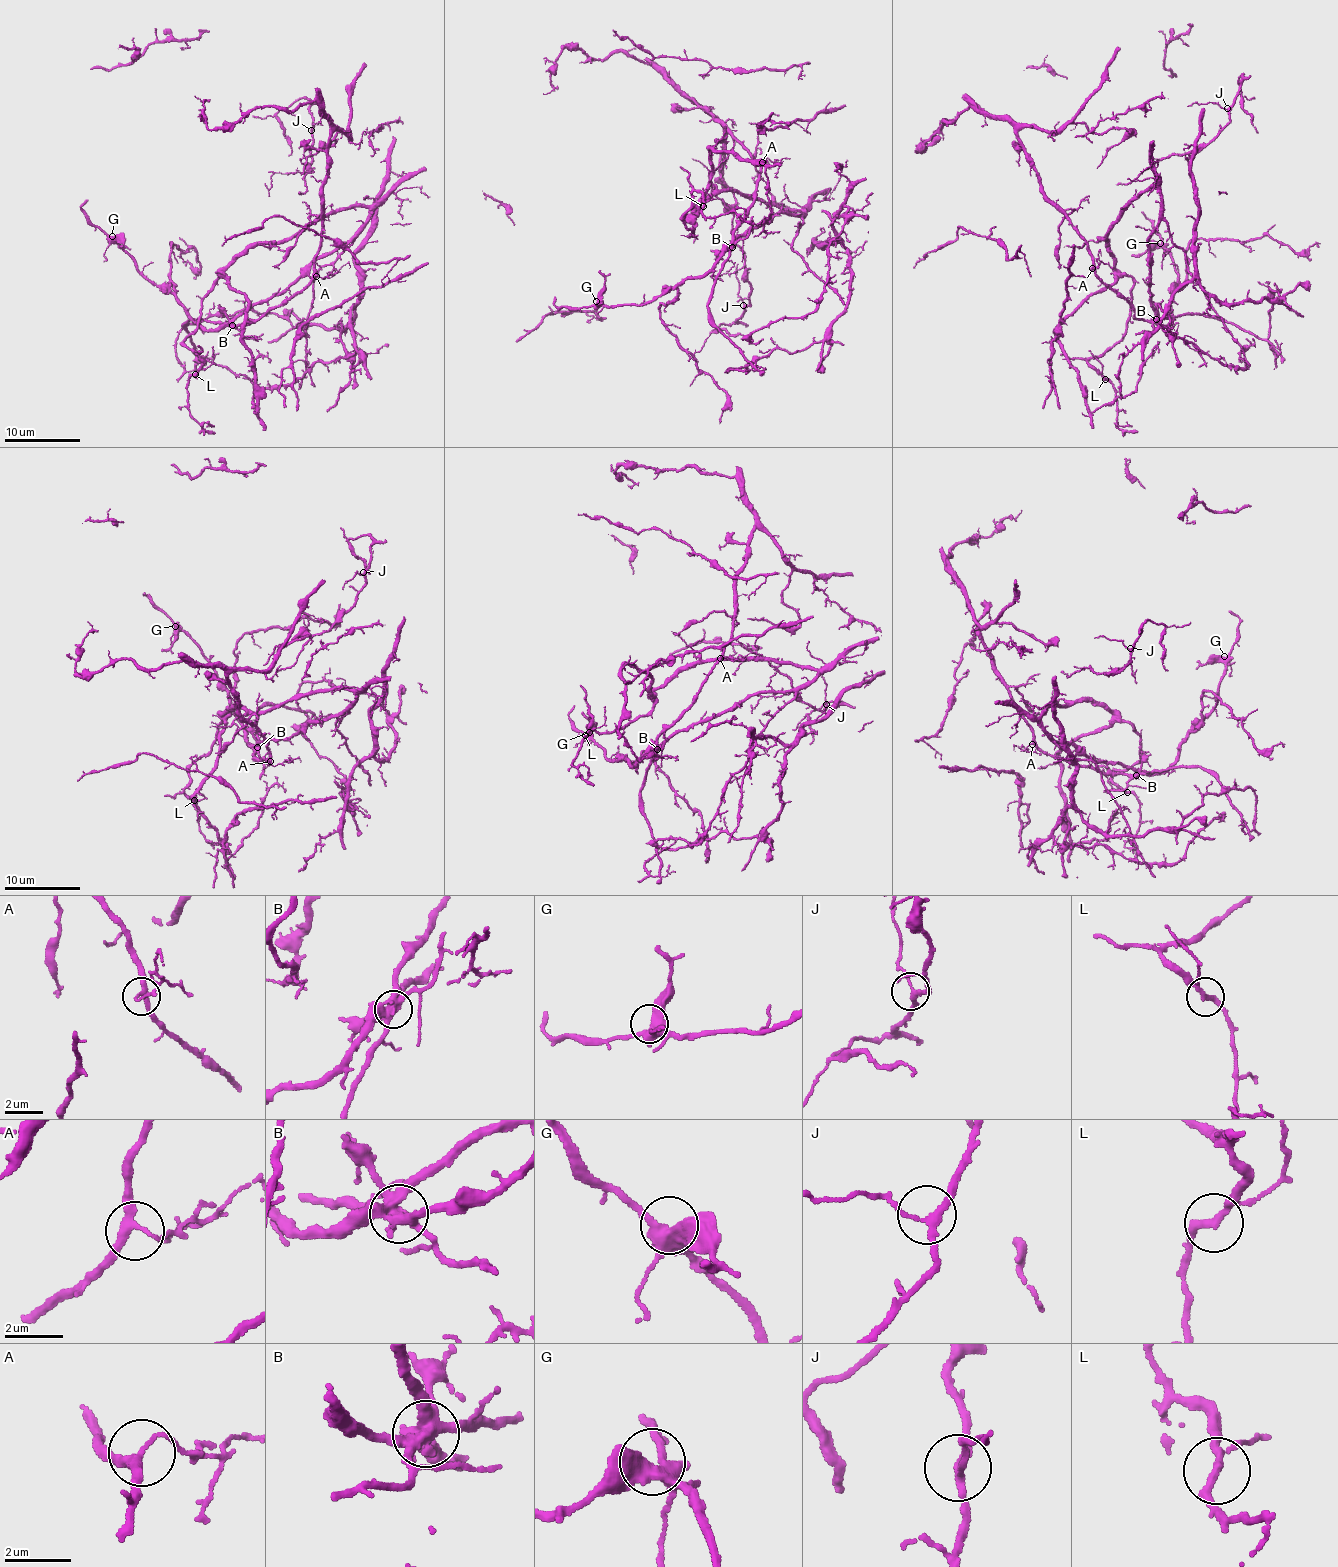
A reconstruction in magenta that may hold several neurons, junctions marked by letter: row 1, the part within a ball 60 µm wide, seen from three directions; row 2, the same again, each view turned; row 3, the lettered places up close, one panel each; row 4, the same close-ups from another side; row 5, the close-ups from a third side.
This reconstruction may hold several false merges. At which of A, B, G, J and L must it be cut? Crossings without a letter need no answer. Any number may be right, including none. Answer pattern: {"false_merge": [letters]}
{"false_merge": ["B"]}

